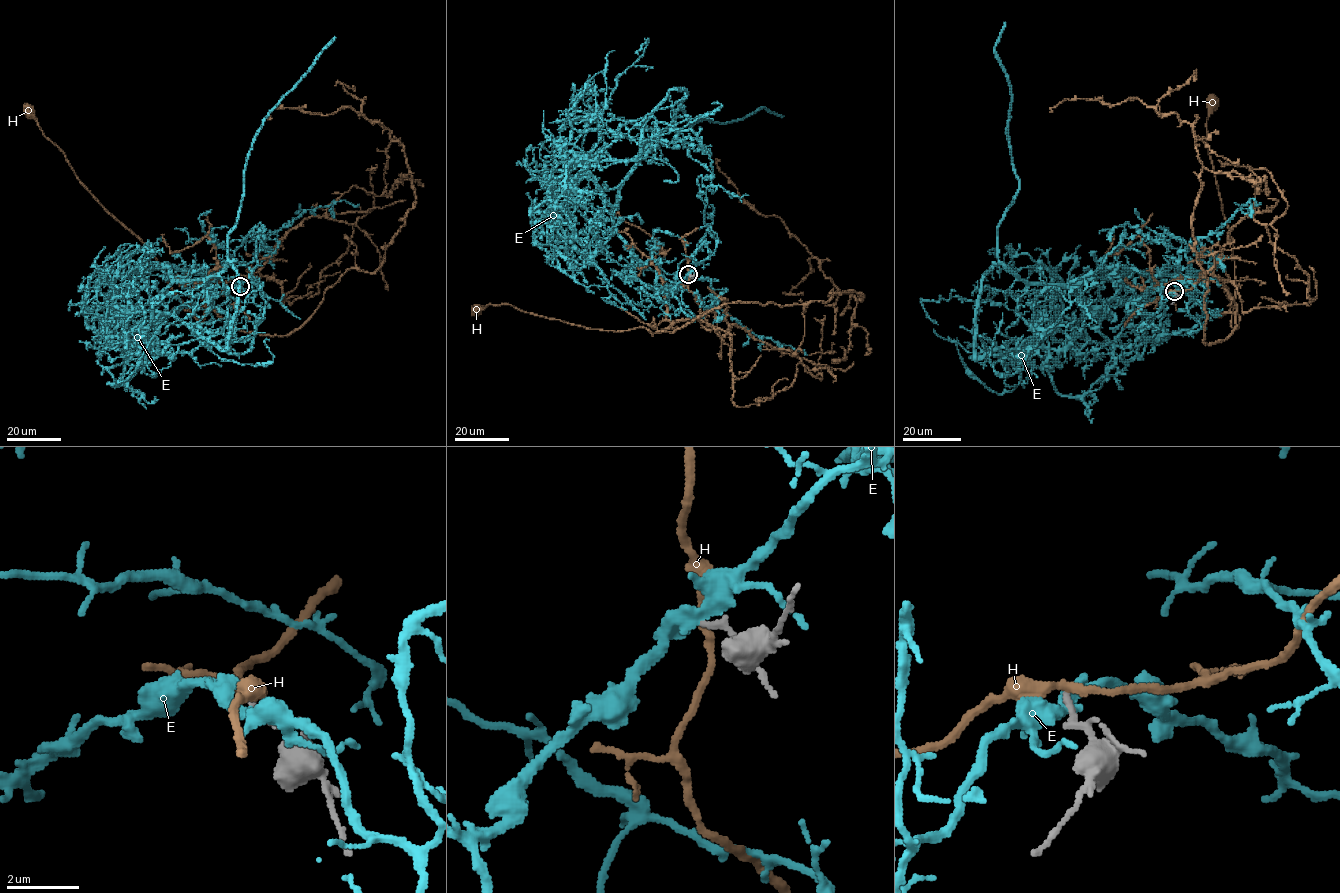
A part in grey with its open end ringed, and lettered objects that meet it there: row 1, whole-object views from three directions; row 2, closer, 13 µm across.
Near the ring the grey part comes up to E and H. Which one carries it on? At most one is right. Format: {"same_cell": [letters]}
{"same_cell": []}

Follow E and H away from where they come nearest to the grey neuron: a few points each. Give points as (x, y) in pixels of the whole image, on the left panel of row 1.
E: (240, 287), (215, 296), (208, 275), (165, 264), (174, 279), (205, 279), (223, 269), (253, 139), (335, 36)
H: (240, 286), (249, 268), (251, 273), (227, 281), (199, 321), (146, 246), (80, 181), (29, 111)

